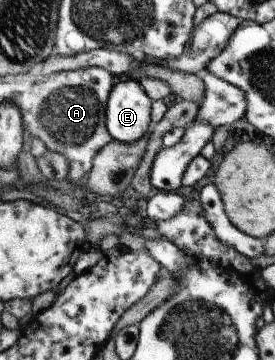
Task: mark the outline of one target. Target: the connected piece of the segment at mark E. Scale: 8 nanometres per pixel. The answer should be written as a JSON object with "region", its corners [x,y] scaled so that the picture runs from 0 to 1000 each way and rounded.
{"region":[[[436,217],[411,239],[385,300],[385,356],[411,392],[480,400],[542,372],[556,281],[502,225]]]}

